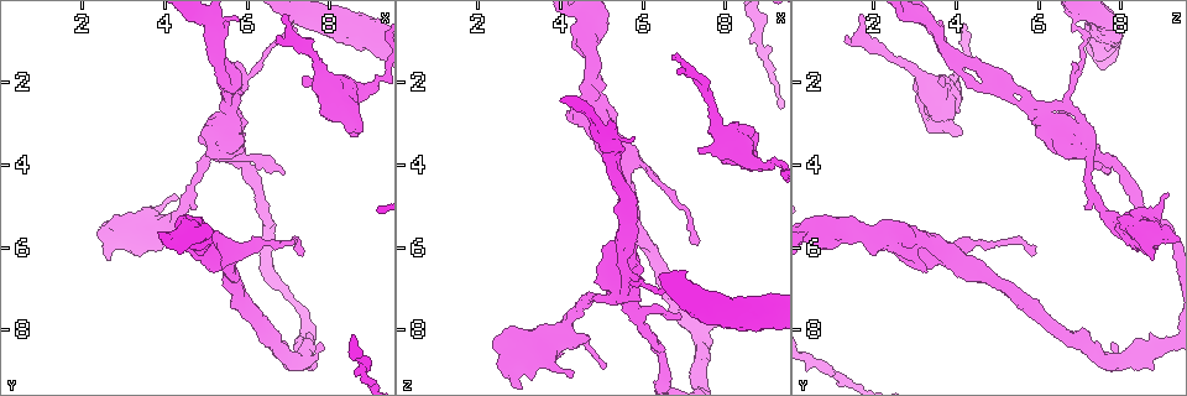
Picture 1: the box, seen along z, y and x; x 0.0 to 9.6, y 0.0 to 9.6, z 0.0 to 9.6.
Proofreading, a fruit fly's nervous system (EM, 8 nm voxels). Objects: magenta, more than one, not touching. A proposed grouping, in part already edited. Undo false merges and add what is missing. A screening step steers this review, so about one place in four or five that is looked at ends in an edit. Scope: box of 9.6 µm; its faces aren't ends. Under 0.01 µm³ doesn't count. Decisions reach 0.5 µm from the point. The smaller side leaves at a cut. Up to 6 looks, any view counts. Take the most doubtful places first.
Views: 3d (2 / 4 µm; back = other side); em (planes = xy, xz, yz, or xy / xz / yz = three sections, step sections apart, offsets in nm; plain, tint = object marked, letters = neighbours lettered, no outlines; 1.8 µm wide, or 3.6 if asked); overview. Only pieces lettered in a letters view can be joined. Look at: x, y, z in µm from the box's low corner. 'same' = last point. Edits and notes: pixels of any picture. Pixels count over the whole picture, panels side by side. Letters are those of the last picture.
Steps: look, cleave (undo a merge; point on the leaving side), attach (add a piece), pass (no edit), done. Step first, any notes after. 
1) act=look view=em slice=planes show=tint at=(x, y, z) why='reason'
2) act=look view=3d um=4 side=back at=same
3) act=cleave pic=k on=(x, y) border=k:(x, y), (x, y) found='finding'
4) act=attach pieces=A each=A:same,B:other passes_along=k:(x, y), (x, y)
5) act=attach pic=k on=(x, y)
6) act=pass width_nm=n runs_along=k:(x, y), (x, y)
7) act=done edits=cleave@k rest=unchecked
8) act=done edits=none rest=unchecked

act=look view=em slice=xy step=16 show=letters at=(7.00, 0.65, 6.85) why='calibre changes'

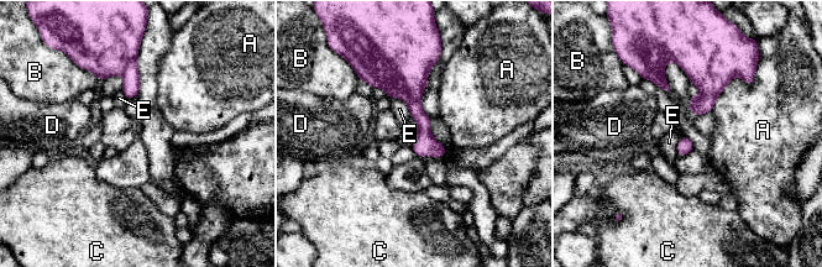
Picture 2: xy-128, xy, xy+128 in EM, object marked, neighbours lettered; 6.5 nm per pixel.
act=look view=em slice=planes show=letters at=same why='cut it another way'

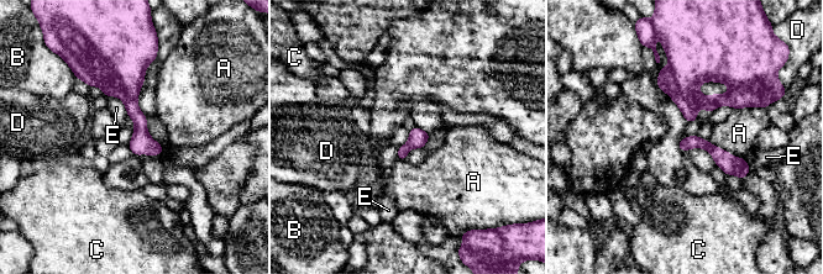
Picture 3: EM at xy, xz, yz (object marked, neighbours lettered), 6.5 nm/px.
act=cleave pic=3 on=(688, 142) each=A:other,B:other,C:other,D:other,E:other part_leaving=3:(125, 63), (140, 133), (157, 152) found='two neurons meet here'

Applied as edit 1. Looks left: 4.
act=look view=overview

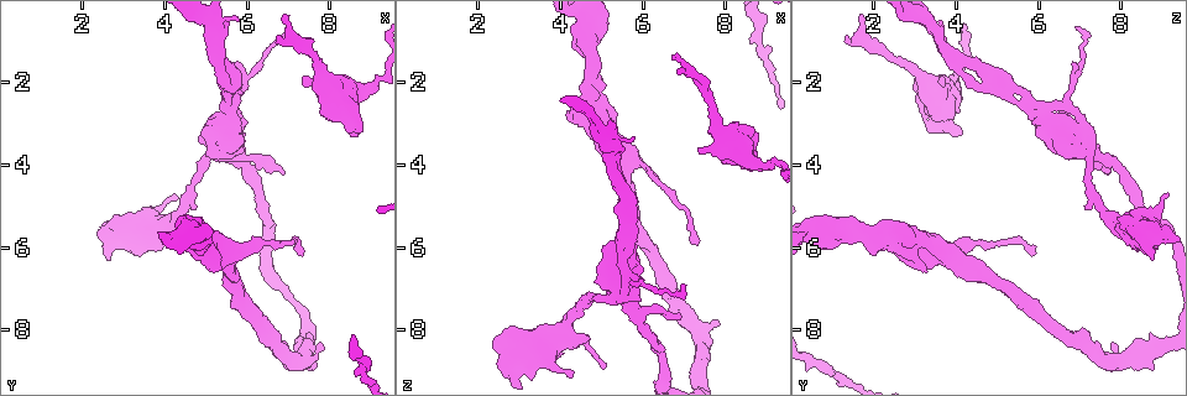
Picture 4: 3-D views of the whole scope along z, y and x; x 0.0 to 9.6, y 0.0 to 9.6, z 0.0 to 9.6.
act=look view=3d um=2 at=(6.75, 0.90, 1.35) why='thin end'

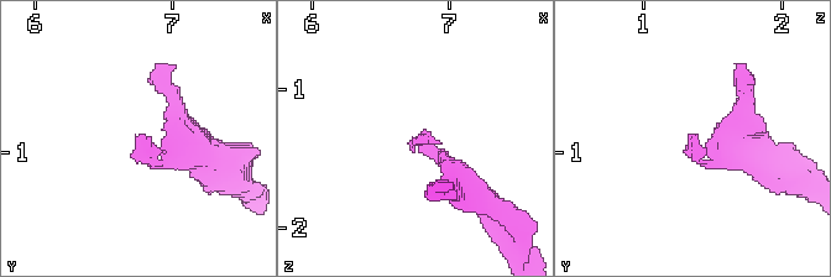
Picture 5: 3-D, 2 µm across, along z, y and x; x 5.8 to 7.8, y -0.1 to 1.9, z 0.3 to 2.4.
act=look view=em slice=planes show=letters at=(6.76, 0.88, 1.38)

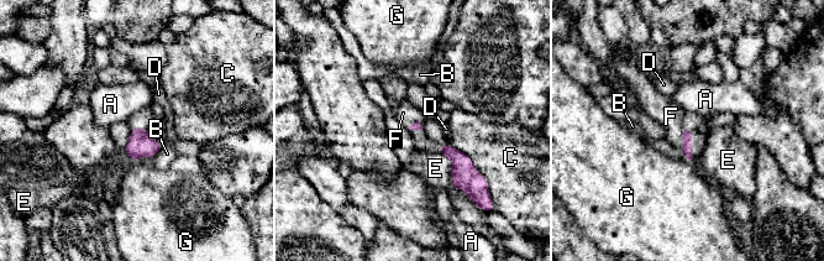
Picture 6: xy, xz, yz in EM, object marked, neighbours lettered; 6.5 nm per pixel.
act=attach pieces=F each=A:other,B:other,C:other,D:other,E:other,F:same,G:other found='it goes on there'

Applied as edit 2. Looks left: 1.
act=done edits=cleave@3,attach@6 rest=unchecked

